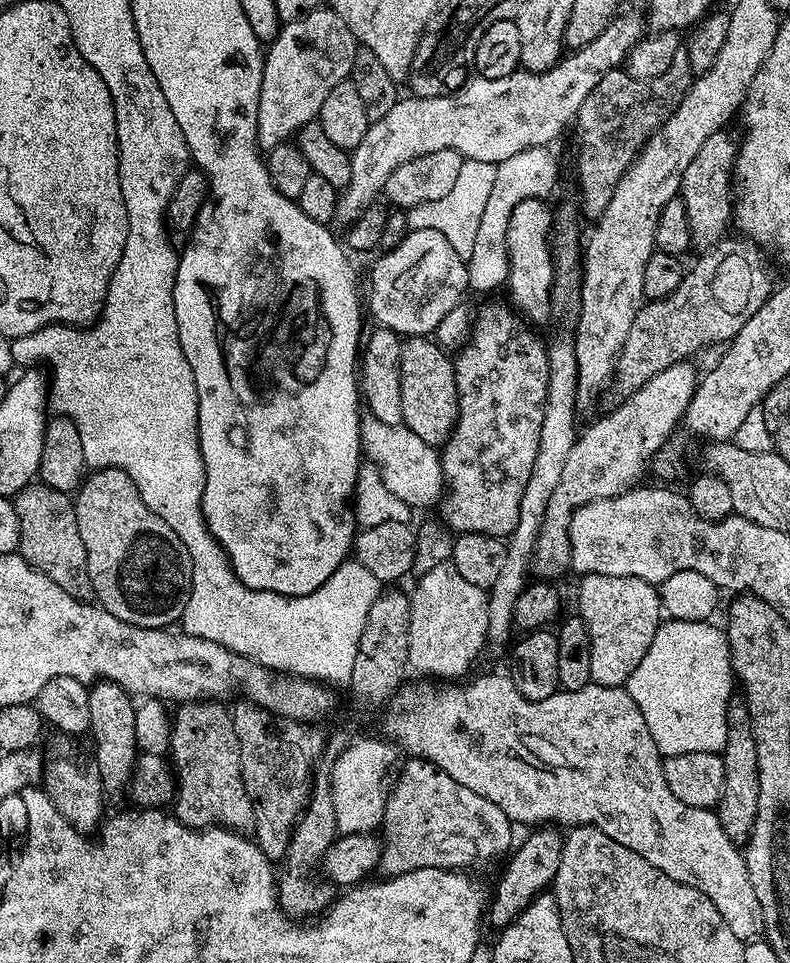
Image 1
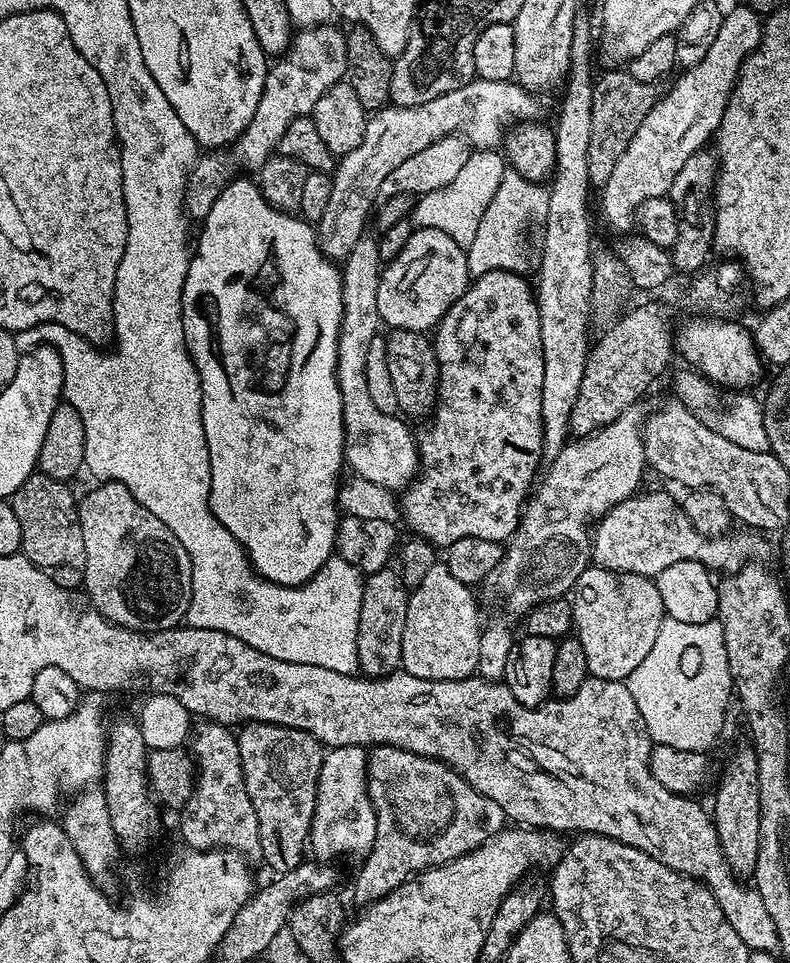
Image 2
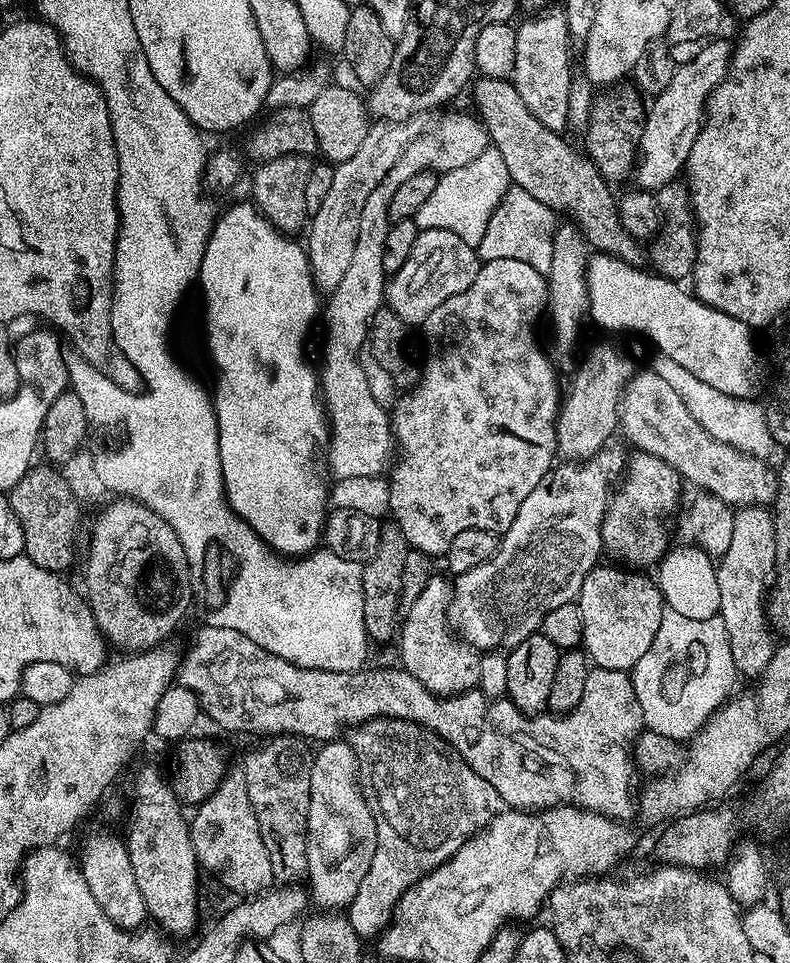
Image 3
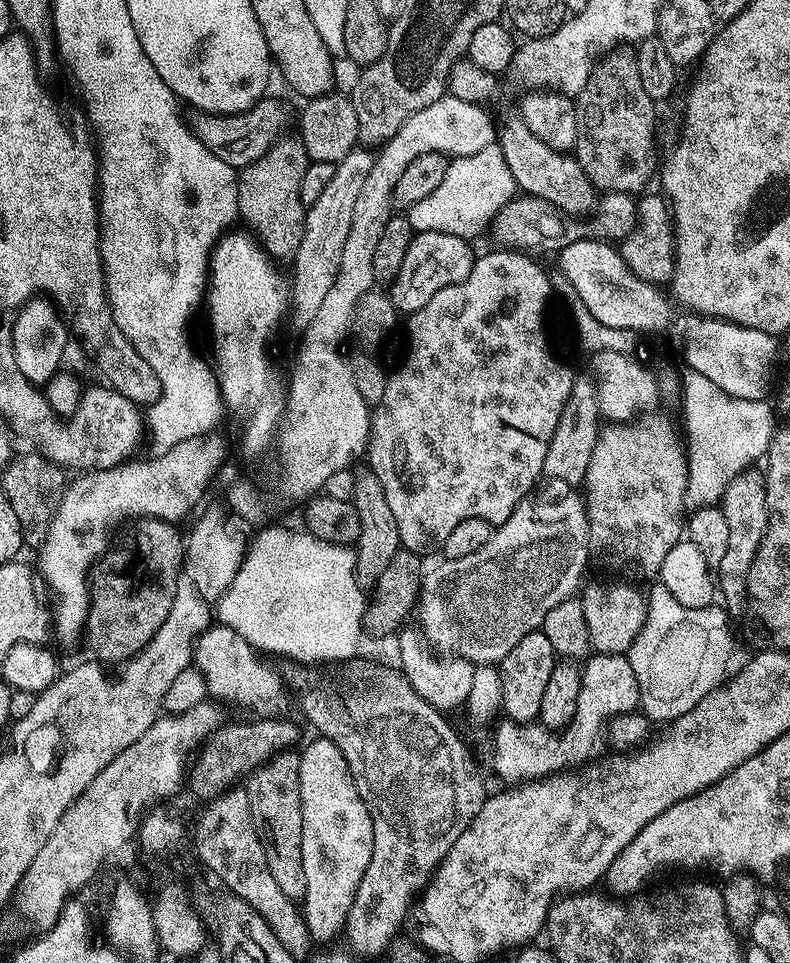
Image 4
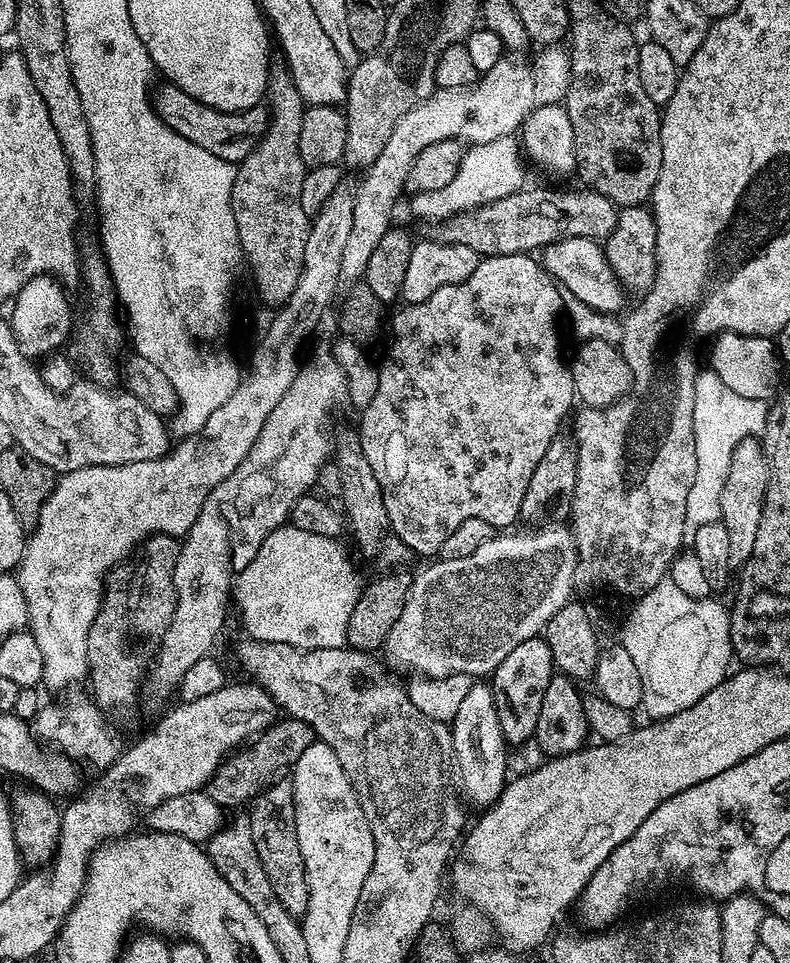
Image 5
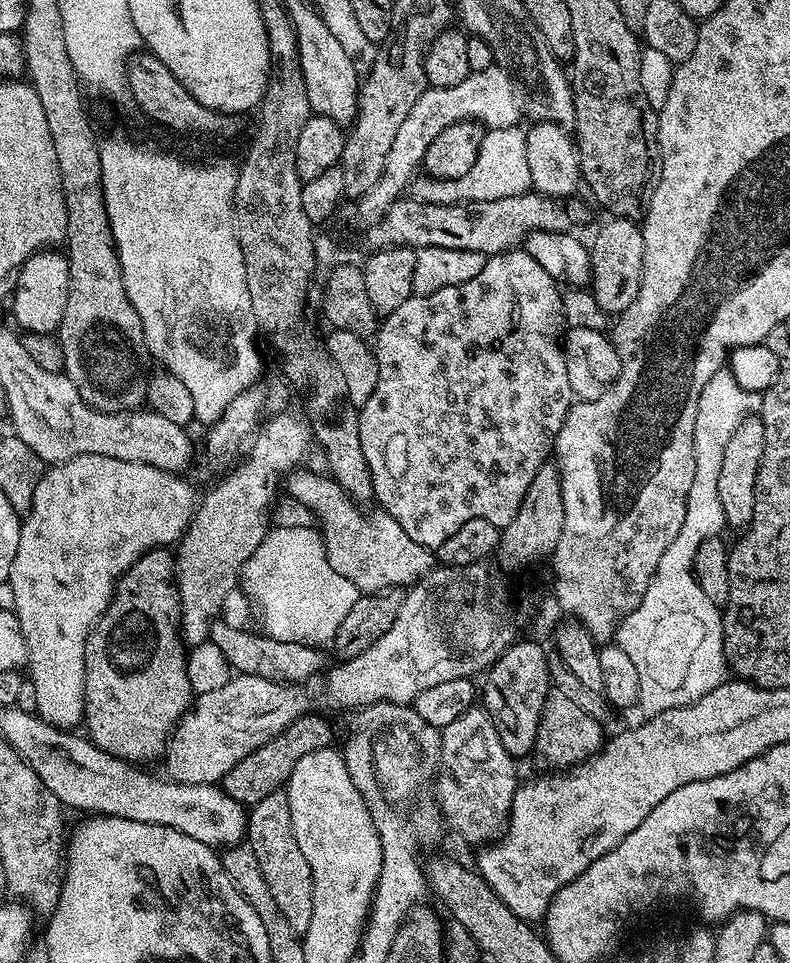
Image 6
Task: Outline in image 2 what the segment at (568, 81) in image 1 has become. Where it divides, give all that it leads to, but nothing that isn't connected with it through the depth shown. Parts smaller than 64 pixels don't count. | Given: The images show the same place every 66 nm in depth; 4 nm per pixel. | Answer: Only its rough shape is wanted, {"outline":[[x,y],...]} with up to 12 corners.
{"outline":[[473,78],[409,108],[371,113],[339,157],[315,225],[324,255],[365,235],[390,174],[443,136],[499,149],[537,97]]}

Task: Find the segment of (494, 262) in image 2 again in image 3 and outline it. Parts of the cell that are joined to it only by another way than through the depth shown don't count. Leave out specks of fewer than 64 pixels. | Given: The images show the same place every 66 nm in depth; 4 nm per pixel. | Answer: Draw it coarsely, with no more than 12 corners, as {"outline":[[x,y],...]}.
{"outline":[[509,186],[486,222],[481,261],[547,274],[557,213]]}

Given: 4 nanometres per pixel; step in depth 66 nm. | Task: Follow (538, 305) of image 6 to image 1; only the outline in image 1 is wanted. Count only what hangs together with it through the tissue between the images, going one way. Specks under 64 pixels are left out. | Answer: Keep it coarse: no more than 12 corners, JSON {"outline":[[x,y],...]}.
{"outline":[[505,304],[454,356],[438,452],[456,534],[511,537],[538,453],[548,349]]}

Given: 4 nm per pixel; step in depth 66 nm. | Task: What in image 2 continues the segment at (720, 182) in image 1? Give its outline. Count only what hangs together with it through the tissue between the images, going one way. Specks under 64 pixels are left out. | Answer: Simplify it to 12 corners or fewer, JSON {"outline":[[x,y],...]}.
{"outline":[[690,154],[668,199],[682,206],[670,249],[677,273],[699,273],[714,252],[718,161]]}

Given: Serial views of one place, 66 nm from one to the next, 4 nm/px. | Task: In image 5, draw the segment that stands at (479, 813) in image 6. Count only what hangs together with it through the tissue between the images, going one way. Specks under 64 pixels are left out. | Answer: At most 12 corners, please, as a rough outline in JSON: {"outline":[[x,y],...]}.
{"outline":[[473,682],[450,731],[469,805],[491,808],[508,773],[492,686]]}

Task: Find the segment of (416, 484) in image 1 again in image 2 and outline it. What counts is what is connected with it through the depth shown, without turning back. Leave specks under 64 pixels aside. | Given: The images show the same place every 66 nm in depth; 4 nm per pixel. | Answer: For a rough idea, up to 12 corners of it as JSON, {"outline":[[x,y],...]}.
{"outline":[[361,236],[342,260],[336,374],[344,459],[403,490],[417,437],[374,406],[366,350],[378,335],[380,245]]}

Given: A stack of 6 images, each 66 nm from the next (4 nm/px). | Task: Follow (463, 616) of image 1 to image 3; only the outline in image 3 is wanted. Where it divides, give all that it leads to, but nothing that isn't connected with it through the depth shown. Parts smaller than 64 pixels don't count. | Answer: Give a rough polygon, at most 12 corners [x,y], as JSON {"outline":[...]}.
{"outline":[[433,574],[405,611],[401,667],[436,696],[473,691],[481,655],[456,636]]}

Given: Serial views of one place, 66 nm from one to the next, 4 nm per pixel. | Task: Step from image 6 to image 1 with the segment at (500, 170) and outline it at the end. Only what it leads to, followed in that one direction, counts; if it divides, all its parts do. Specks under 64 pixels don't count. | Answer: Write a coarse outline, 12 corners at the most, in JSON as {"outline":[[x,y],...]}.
{"outline":[[465,160],[443,198],[407,209],[409,229],[438,230],[474,254],[496,165]]}

